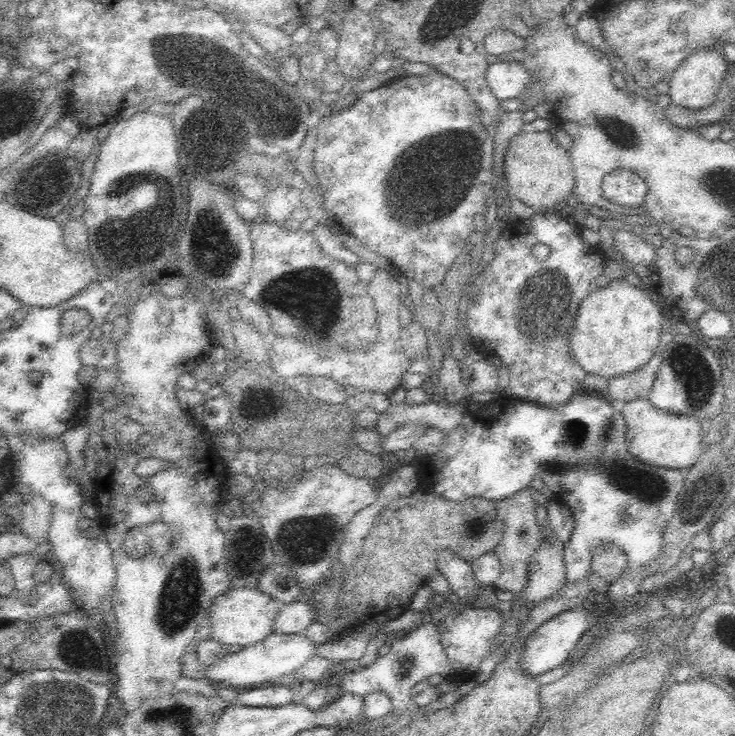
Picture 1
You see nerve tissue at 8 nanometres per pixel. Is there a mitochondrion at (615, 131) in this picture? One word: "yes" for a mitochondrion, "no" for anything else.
yes

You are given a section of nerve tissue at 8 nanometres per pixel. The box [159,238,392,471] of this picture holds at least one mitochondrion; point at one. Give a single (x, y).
(313, 297)

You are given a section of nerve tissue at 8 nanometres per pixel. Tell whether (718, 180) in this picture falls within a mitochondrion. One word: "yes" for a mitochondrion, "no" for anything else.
yes

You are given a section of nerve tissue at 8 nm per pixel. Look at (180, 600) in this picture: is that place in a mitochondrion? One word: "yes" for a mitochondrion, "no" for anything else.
yes

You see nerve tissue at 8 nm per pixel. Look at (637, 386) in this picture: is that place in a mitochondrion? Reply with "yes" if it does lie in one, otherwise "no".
no

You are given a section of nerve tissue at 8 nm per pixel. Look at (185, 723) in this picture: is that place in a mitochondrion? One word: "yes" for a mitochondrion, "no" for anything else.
yes

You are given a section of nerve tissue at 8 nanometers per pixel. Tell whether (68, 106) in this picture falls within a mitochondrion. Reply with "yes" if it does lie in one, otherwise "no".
no

